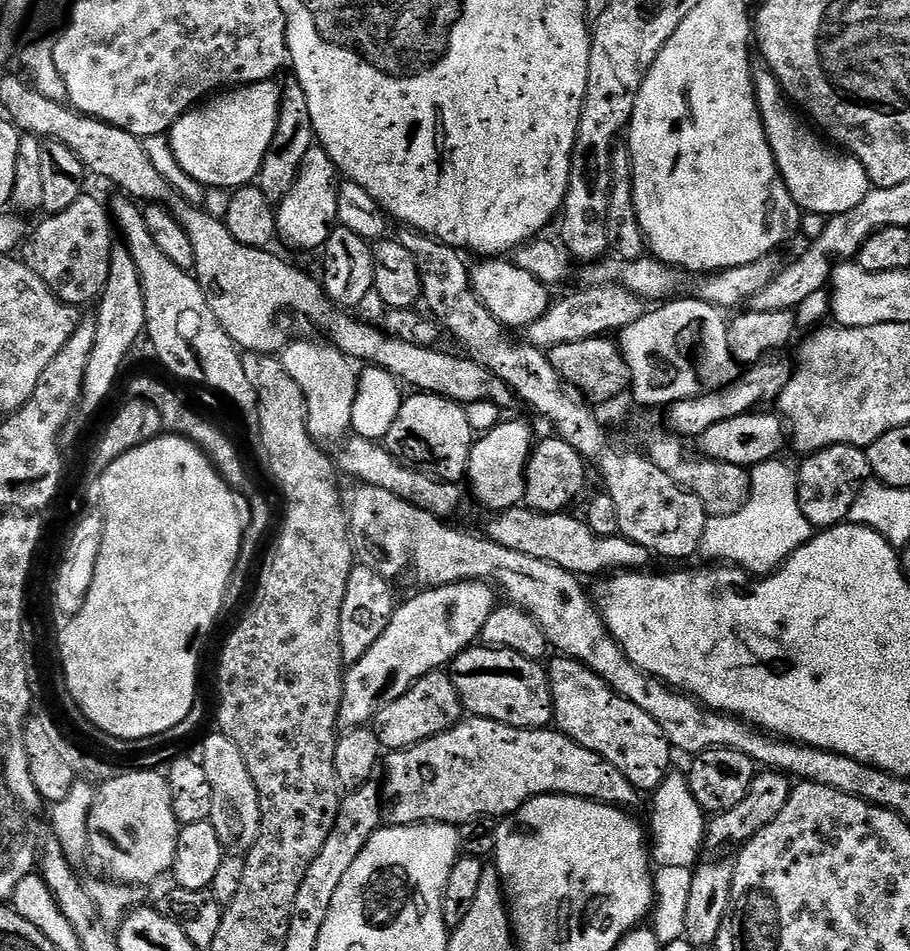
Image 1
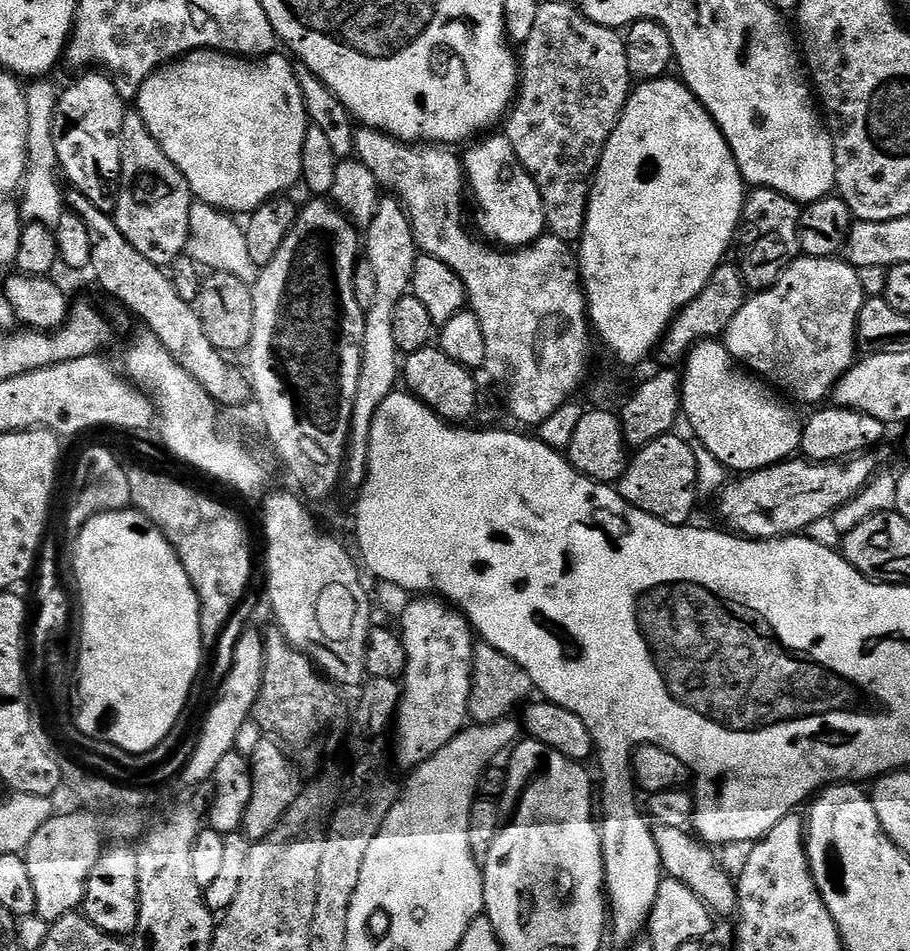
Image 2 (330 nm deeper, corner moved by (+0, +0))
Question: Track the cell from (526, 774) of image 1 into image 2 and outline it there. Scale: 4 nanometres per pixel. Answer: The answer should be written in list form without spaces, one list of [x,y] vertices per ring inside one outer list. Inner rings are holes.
[[[678,826],[653,827],[652,840],[660,851],[660,864],[665,868],[671,879],[686,885],[696,895],[696,899],[706,902],[706,906],[717,916],[735,917],[738,912],[738,894],[736,893],[736,880],[720,865],[713,849],[697,838],[689,829]]]

